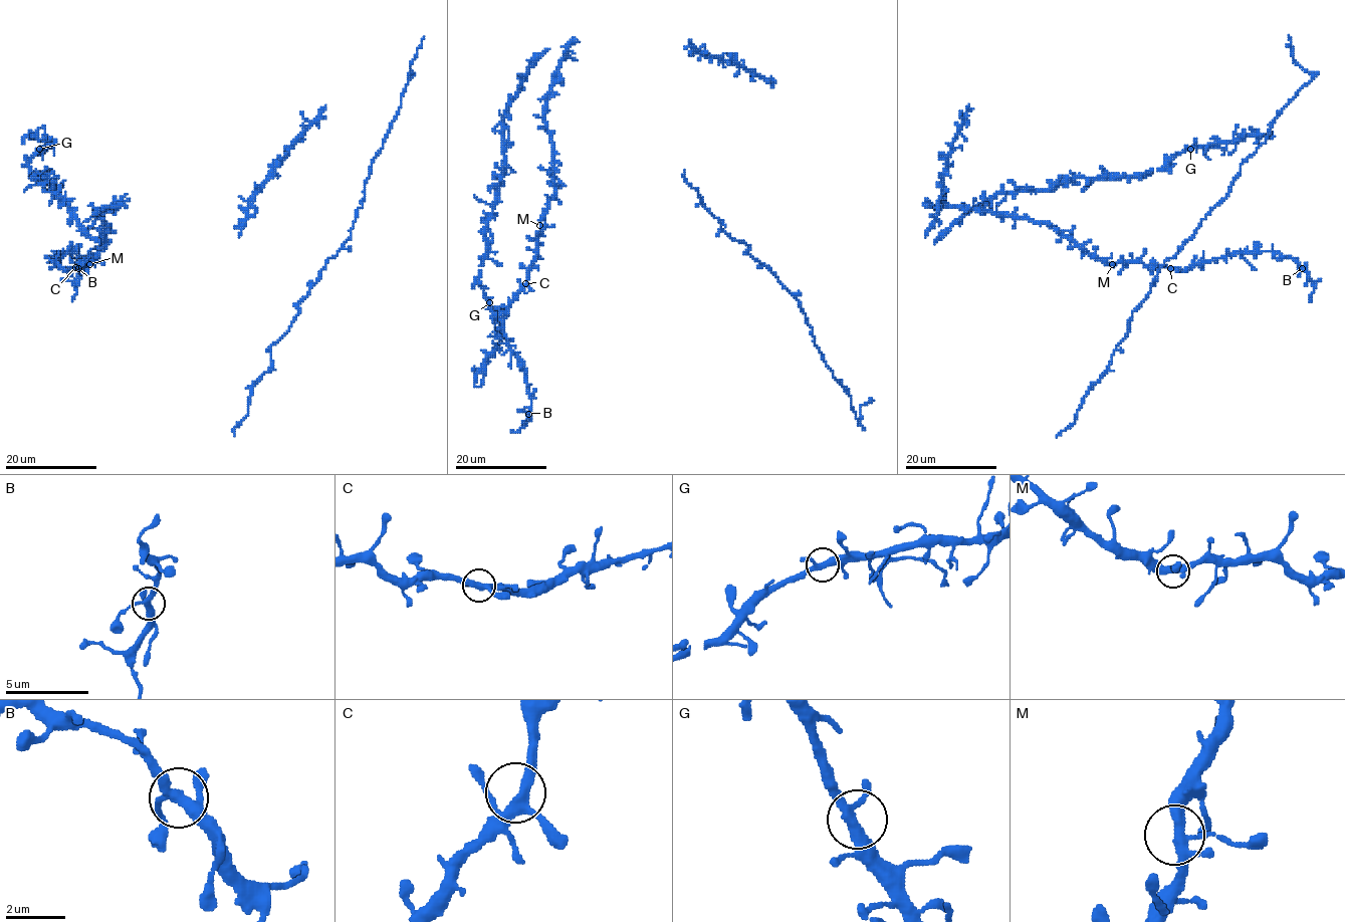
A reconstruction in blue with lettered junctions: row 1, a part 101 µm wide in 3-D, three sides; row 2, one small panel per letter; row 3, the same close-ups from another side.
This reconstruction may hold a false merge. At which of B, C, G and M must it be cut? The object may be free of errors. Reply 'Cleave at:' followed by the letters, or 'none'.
Cleave at: none

